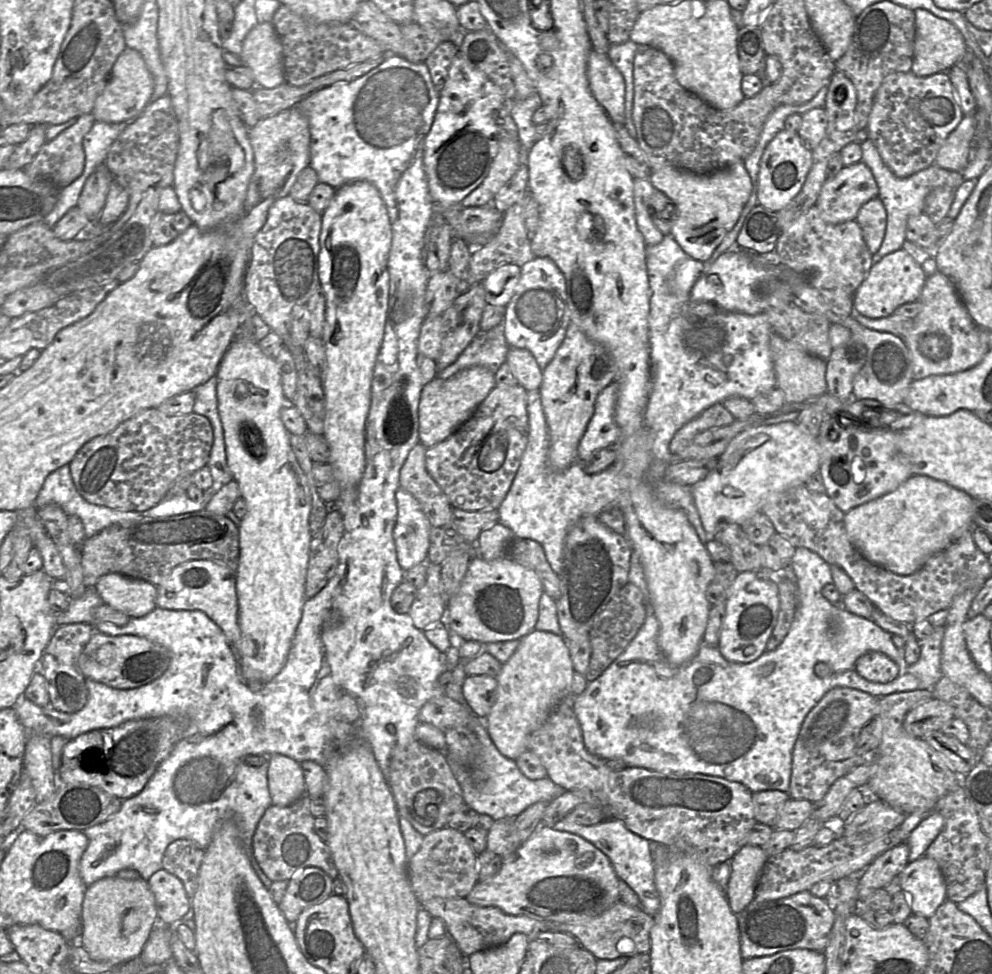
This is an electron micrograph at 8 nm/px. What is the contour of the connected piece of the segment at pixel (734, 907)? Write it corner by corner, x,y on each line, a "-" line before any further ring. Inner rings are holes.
745,844
729,861
731,874
726,896
730,909
736,915
754,901
759,876
767,859
762,847

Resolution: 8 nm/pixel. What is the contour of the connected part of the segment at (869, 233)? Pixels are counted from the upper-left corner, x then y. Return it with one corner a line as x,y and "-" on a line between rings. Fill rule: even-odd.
875,197
866,202
860,208
856,221
870,253
876,254
883,242
887,225
887,214
881,199

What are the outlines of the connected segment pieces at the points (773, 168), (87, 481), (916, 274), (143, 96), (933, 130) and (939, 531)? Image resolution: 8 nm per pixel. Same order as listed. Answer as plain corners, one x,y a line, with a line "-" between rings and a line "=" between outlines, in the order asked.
786,128
778,132
766,146
760,160
758,204
773,212
785,208
802,189
812,163
812,150
804,144
798,132
=
157,408
146,409
124,421
112,432
85,443
69,463
78,493
88,502
121,511
146,511
169,496
173,484
207,465
213,444
213,429
203,415
168,416
=
903,249
887,254
872,265
865,280
857,289
853,299
854,313
871,319
888,317
903,304
917,301
926,279
922,266
=
126,47
115,61
106,86
97,97
91,114
96,121
106,123
127,122
141,115
151,101
153,88
153,77
142,55
137,50
=
909,72
887,75
875,93
867,124
868,138
876,146
884,164
900,178
908,177
935,163
938,150
959,124
964,114
947,72
920,77
=
914,475
894,491
851,509
844,515
847,536
870,563
894,574
917,572
934,554
975,527
975,499
946,482

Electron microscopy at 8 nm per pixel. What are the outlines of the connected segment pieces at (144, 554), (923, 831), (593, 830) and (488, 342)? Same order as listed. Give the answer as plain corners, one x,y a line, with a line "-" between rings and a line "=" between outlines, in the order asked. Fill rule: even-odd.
205,509
167,517
144,516
136,521
114,524
92,537
85,538
81,545
81,565
85,588
94,587
98,579
108,573
119,573
158,586
177,565
200,559
223,564
236,573
239,557
239,527
226,515
215,514
=
932,811
908,836
909,862
914,862
926,854
927,849
940,834
944,818
937,811
=
563,818
552,826
558,831
581,836
602,851
610,860
617,877
624,881
638,896
641,909
655,916
660,908
660,895
654,883
654,862
648,840
630,831
620,819
608,819
595,825
582,825
=
503,324
496,325
488,331
480,331
456,361
439,371
437,376
448,379
457,372
473,366
483,366
496,373
506,362
508,350

